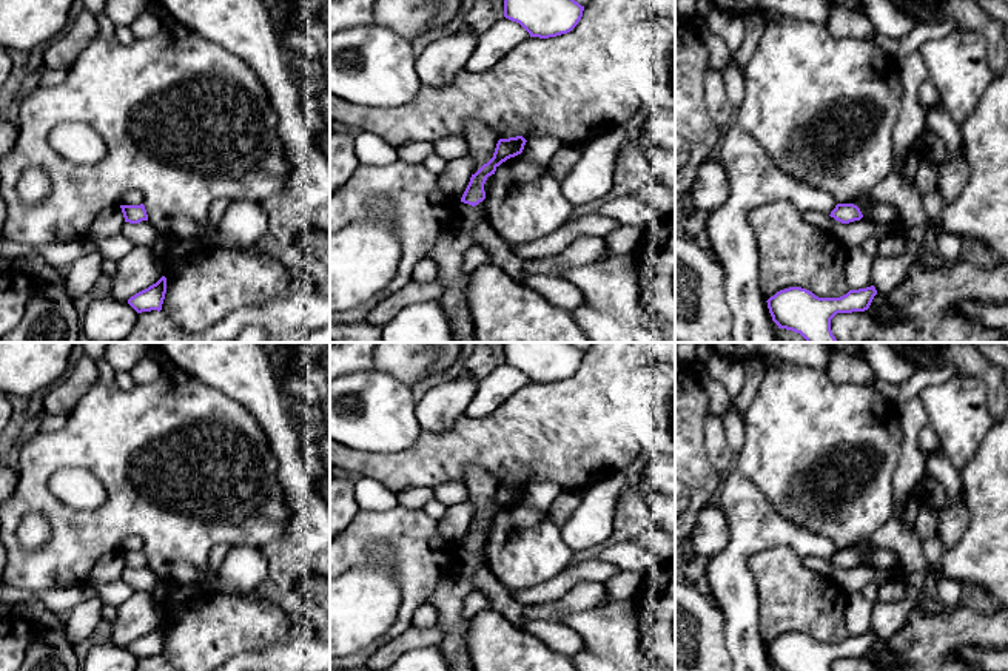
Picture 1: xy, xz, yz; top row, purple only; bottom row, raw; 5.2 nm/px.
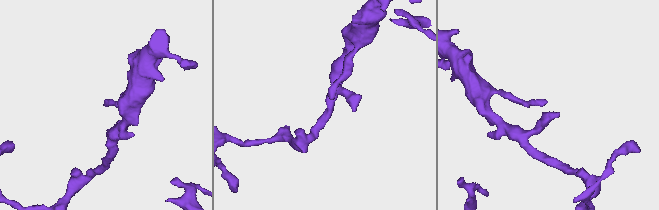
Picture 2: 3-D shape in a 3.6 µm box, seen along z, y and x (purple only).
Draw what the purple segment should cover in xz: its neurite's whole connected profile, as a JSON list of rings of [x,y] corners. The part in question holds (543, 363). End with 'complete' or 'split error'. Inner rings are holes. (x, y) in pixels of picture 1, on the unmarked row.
[[[506,342],[504,362],[519,369],[530,383],[549,384],[570,378],[584,352],[572,342]]] | complete

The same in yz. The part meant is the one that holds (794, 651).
[[[874,631],[849,636],[840,643],[818,643],[806,634],[789,632],[766,648],[777,671],[831,671],[837,659],[868,656],[875,640]]] | complete

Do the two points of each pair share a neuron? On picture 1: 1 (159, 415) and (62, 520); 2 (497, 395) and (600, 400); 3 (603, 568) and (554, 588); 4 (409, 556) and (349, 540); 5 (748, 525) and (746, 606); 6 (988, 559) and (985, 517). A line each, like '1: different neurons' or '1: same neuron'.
1: same neuron
2: different neurons
3: same neuron
4: same neuron
5: same neuron
6: same neuron

